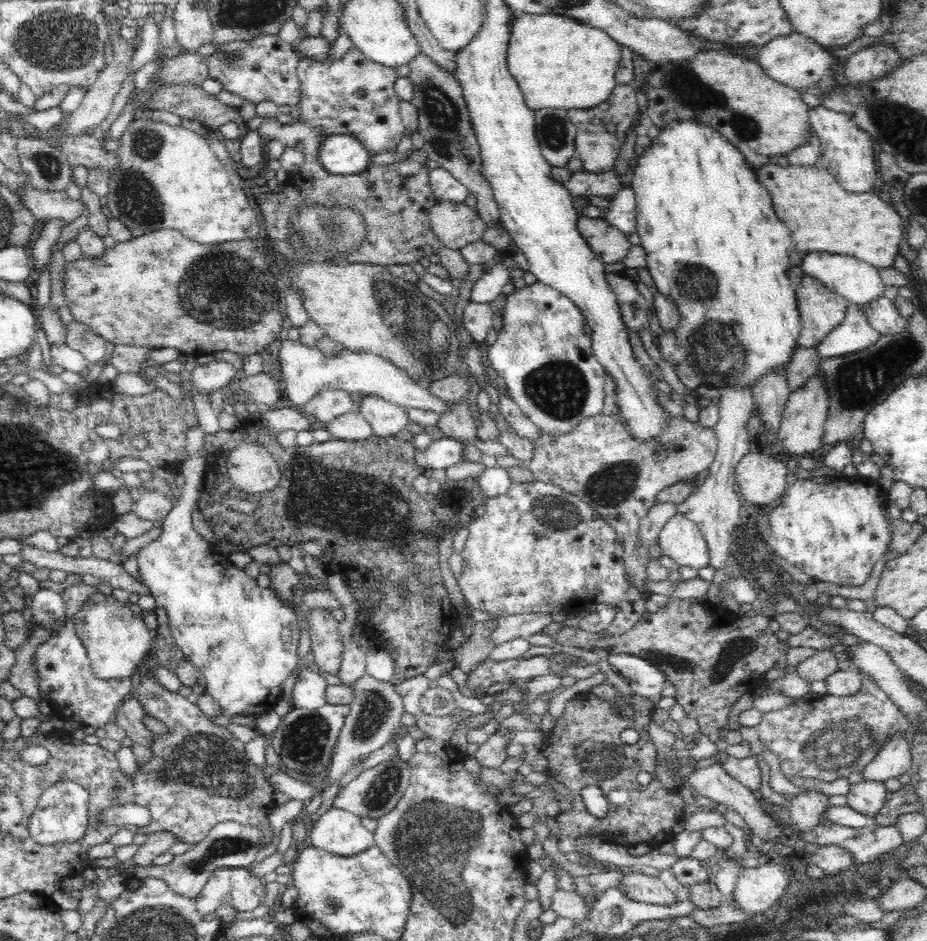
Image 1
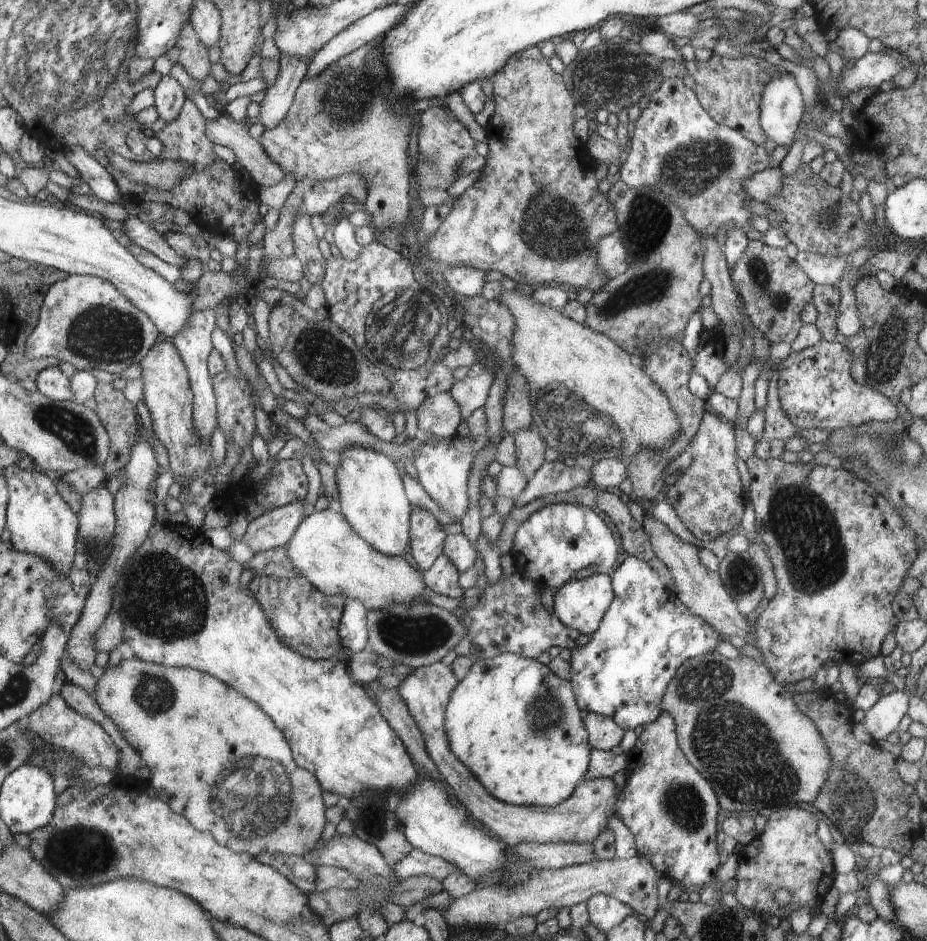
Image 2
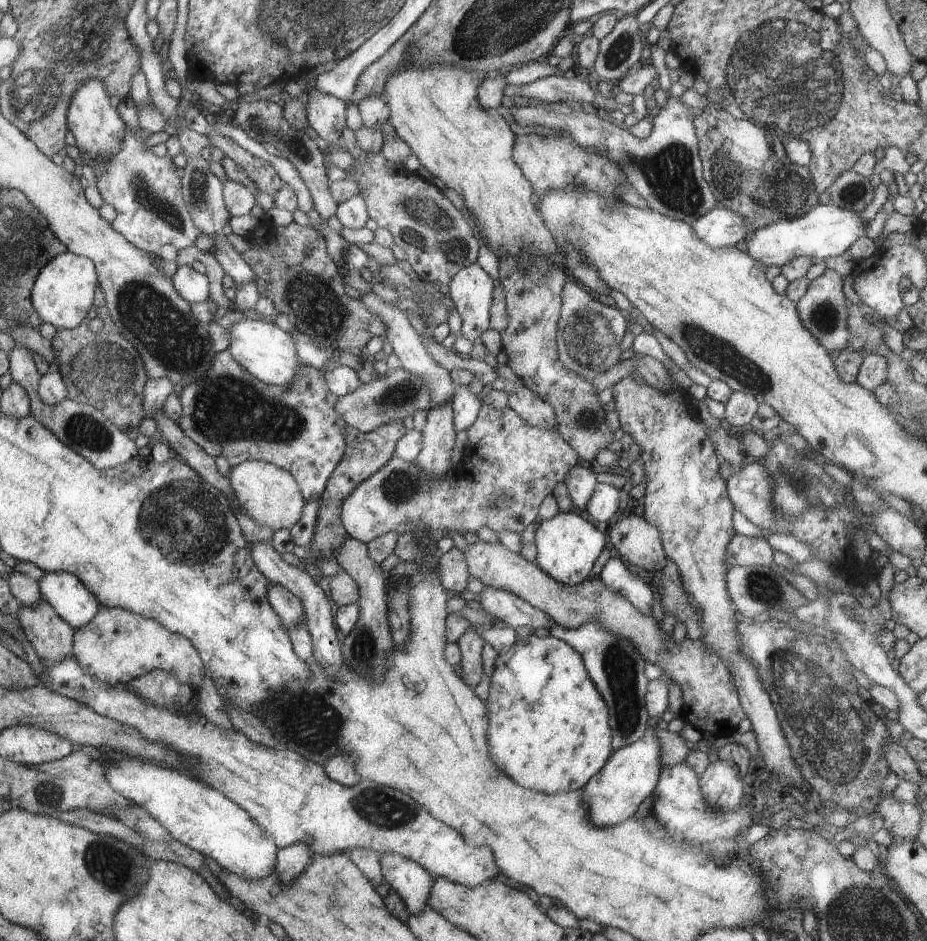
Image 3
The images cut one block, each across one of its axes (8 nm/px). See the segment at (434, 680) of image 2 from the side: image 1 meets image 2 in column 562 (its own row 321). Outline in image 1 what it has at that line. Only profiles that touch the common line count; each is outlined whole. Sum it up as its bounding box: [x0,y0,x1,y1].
[796,275,849,347]

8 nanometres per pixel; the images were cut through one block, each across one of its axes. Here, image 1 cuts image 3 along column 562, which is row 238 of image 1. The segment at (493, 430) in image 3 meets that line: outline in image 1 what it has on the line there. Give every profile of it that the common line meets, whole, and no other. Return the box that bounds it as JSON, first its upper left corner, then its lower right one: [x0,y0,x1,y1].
[429,201,487,250]

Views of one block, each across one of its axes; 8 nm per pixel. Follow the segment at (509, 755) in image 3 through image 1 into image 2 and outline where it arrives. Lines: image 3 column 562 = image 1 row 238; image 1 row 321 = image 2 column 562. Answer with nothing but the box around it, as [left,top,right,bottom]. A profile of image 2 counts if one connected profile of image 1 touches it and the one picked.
[445,652,592,806]

